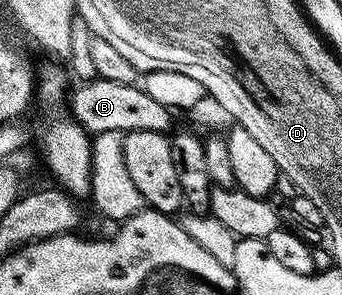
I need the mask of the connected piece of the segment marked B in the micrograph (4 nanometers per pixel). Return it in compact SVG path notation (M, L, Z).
M93 77L89 86L80 90L80 95L72 102L75 121L79 122L89 135L116 136L130 130L145 130L159 134L171 131L173 111L158 104L158 100L146 96L146 92L136 84L114 84L114 80Z

